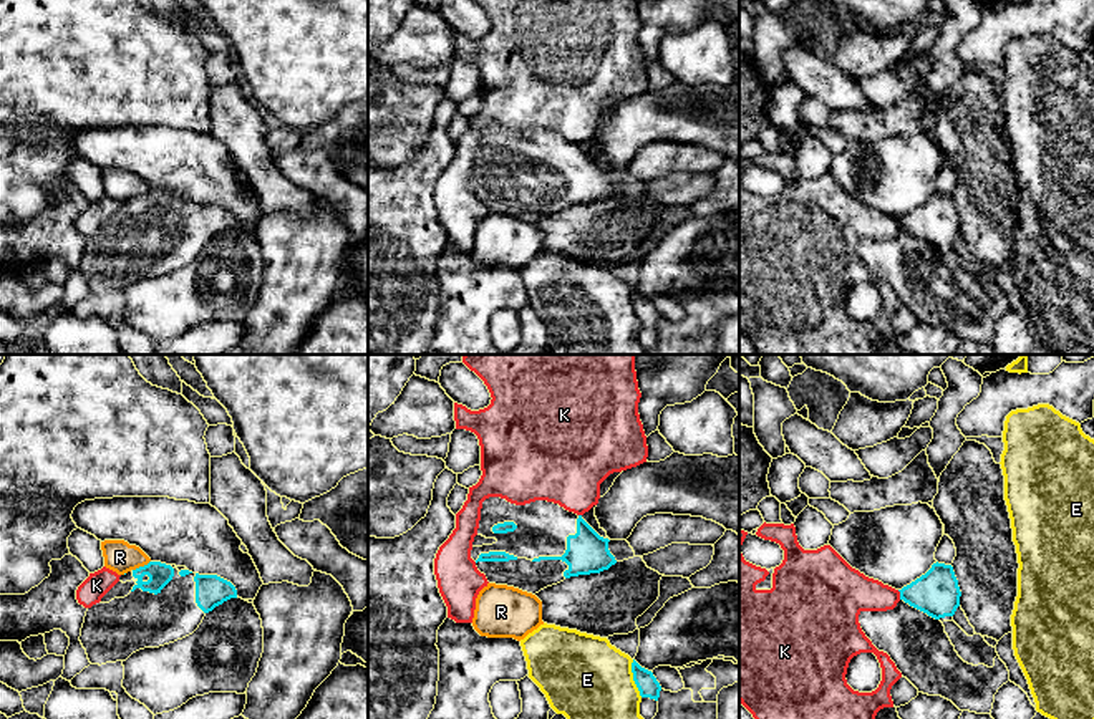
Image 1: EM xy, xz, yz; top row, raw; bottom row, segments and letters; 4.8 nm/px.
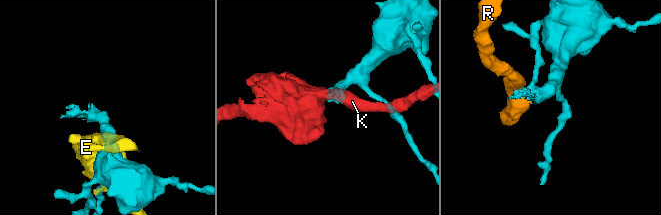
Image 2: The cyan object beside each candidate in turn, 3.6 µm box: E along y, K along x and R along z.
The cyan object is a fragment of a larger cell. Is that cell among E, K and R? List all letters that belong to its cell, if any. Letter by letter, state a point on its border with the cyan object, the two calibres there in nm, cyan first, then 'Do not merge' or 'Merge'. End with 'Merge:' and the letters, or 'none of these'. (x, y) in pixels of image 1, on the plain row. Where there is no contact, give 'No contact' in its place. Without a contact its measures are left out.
E: Touches cyan at xz (634, 307). Thickness 100 nm (cyan) against 420 nm. Do not merge
K: Touches cyan at yz (900, 224). Thickness 220 nm (cyan) against 220 nm. Do not merge
R: Touches cyan at xy (141, 196). Thickness 110 nm (cyan) against 150 nm. Do not merge
Merge: none of these

